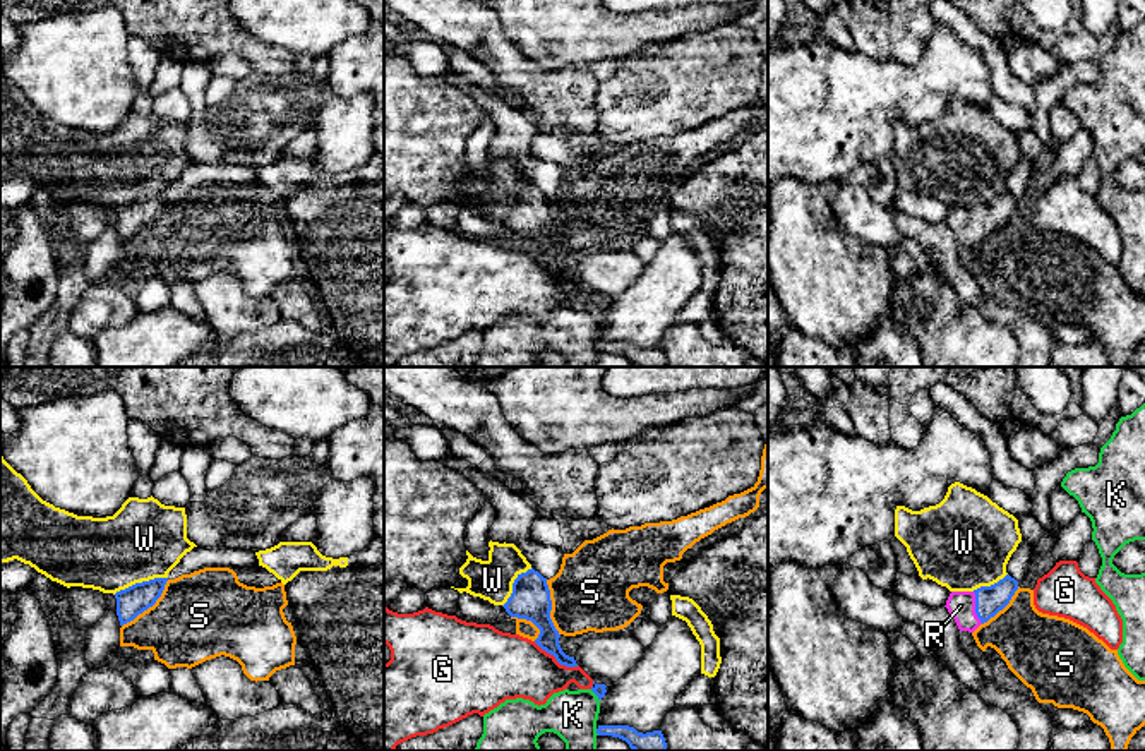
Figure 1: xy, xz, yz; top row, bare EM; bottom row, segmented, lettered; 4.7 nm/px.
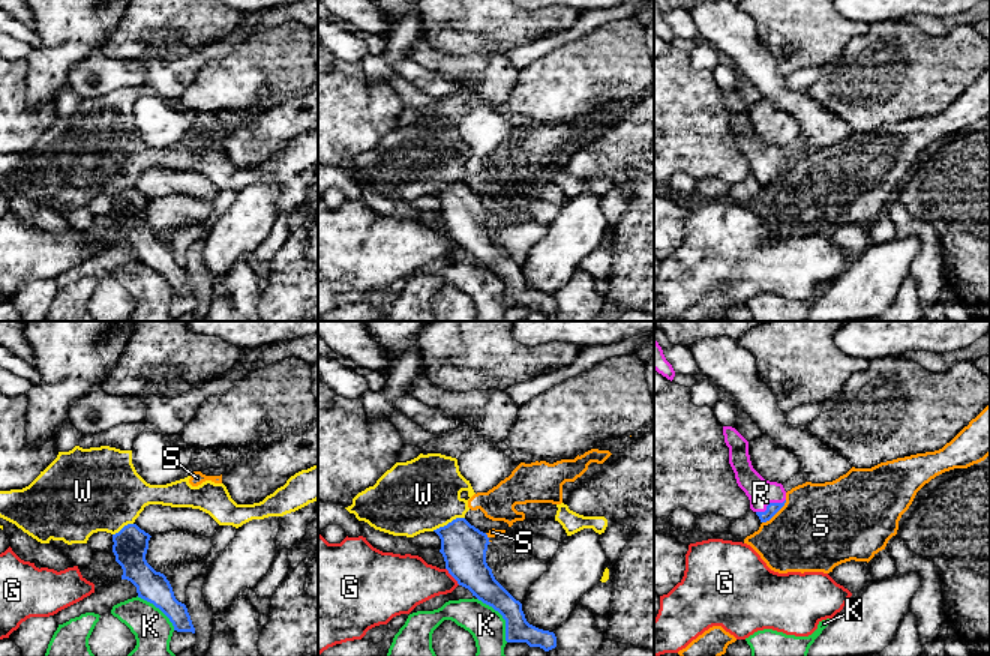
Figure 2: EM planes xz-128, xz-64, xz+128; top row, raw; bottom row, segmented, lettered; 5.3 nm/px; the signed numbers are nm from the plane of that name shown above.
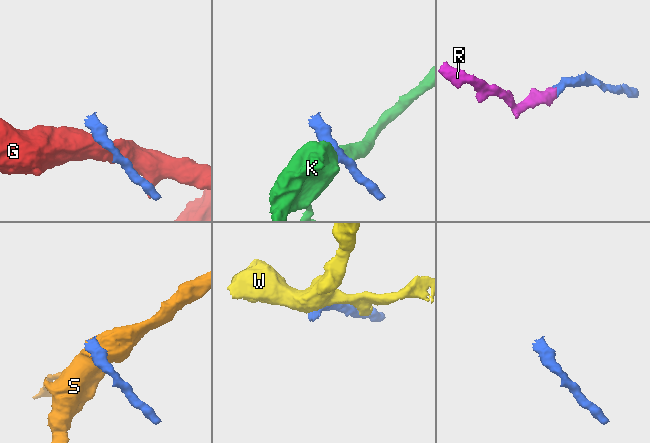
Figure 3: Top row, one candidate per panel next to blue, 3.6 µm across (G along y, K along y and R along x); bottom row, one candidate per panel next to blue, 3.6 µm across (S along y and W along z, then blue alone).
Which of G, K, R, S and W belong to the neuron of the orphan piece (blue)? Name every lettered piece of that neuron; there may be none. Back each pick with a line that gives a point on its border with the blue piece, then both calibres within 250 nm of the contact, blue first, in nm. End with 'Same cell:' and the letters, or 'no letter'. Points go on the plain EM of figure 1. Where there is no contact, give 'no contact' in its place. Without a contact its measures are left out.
R: yz (976, 223) | 140/130 nm
Same cell: R

